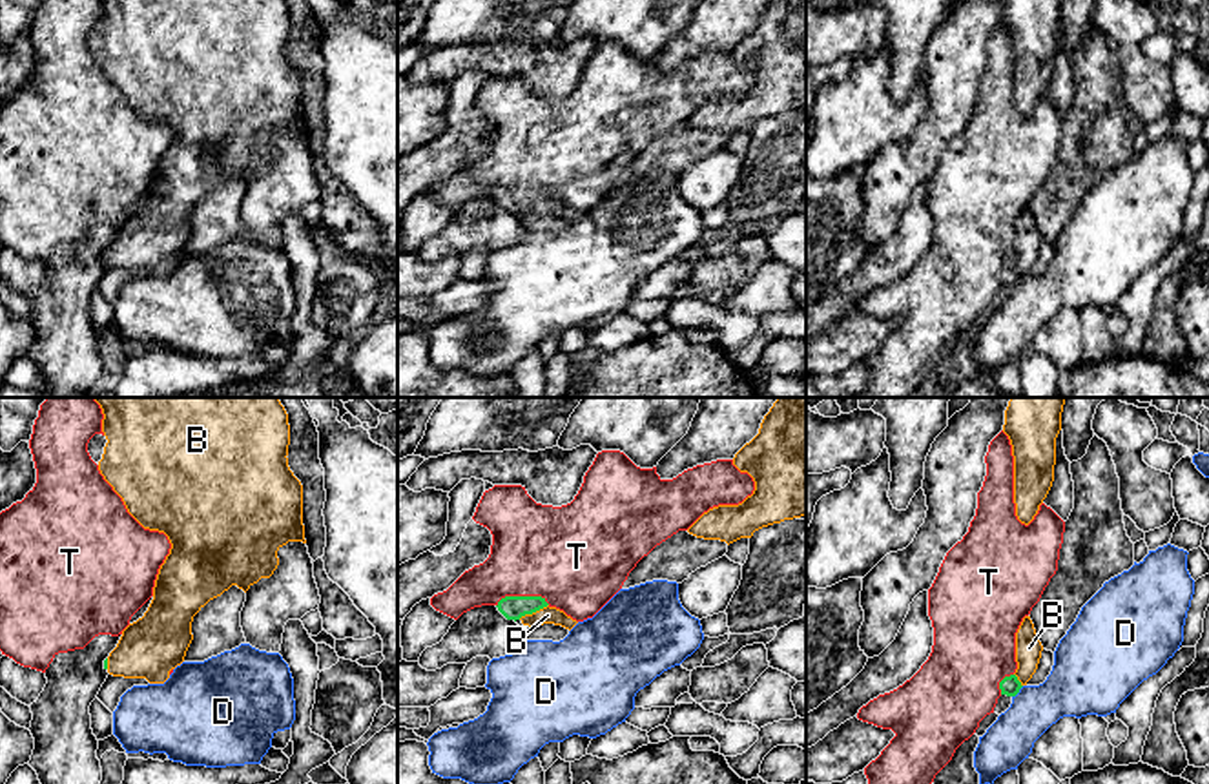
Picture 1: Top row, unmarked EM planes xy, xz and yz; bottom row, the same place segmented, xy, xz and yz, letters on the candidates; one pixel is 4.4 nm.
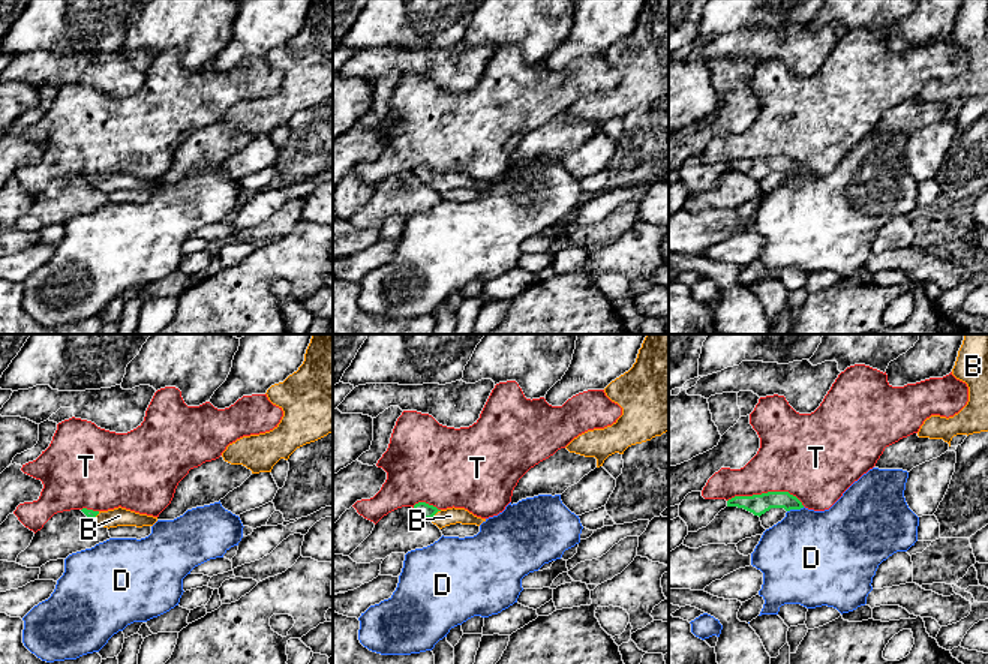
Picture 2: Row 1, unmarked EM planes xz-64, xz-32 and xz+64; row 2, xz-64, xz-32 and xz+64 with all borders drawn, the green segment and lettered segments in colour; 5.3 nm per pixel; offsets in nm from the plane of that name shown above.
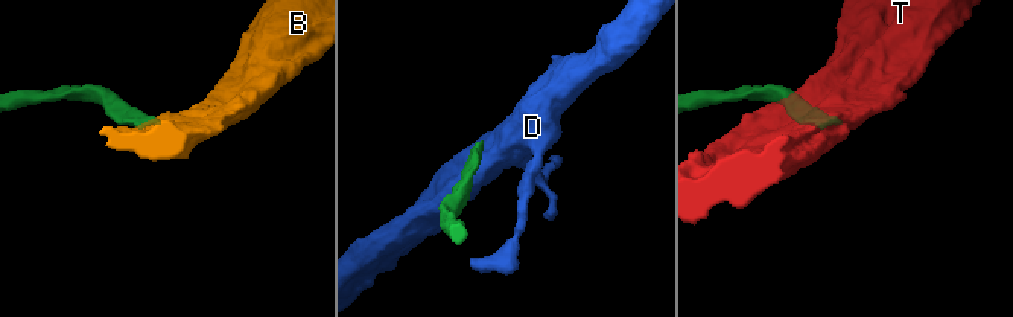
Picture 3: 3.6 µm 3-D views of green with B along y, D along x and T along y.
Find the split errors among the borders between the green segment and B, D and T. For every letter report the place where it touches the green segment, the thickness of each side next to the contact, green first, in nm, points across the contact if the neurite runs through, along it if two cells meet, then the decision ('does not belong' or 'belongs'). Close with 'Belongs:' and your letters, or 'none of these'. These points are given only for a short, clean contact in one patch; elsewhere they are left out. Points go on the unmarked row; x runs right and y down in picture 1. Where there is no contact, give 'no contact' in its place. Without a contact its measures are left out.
B: xz (533, 203) | 110/80 nm | across xz (513, 199), (533, 203), (547, 206) | belongs
D: yz (1018, 283) | 90/260 nm | along yz (1023, 278), (1012, 288) | does not belong
T: xz (524, 188) | 110/420 nm | does not belong
Belongs: B

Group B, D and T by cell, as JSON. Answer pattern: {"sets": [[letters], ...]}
{"sets": [["B"], ["D"], ["T"]]}

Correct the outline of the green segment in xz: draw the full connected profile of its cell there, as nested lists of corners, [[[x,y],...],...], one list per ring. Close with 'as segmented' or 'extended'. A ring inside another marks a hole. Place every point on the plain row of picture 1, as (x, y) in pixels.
[[[505,188],[496,199],[507,211],[520,211],[529,219],[554,215],[571,222],[578,215],[563,202],[551,199],[542,188]]] | extended

